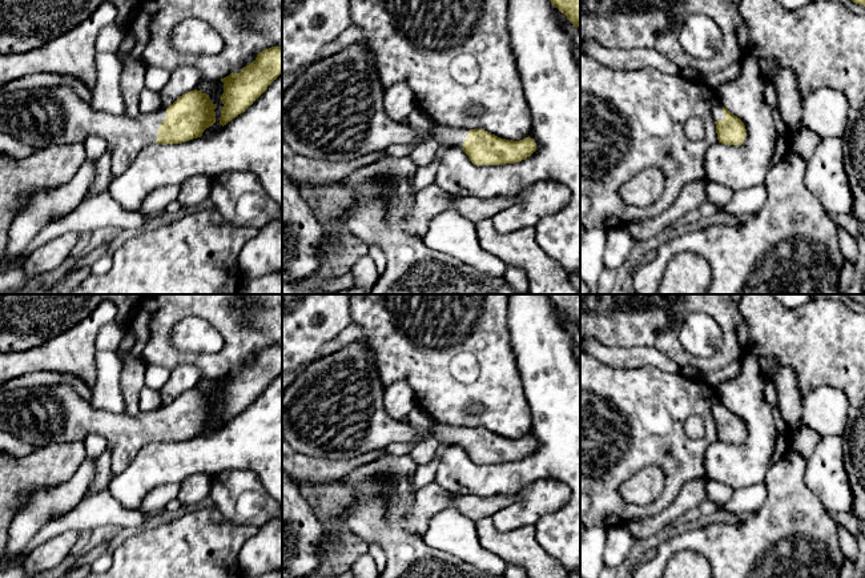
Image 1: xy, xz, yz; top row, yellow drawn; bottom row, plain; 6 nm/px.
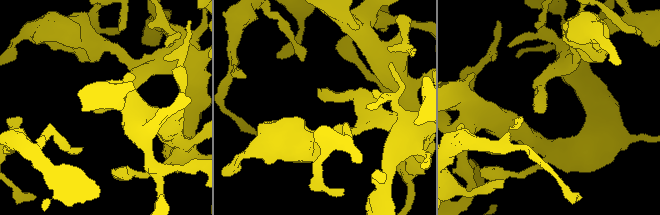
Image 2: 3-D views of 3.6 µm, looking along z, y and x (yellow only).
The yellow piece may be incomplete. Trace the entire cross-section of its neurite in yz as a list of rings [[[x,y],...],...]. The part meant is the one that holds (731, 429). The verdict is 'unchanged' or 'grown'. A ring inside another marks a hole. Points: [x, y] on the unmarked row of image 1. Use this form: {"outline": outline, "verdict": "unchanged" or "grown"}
{"outline": [[[719,400],[713,406],[717,438],[725,443],[741,443],[747,435],[744,421]]], "verdict": "grown"}

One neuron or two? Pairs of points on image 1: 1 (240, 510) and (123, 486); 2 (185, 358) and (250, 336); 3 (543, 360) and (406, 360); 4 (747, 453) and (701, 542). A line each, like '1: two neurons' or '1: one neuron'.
1: two neurons
2: one neuron
3: two neurons
4: two neurons

